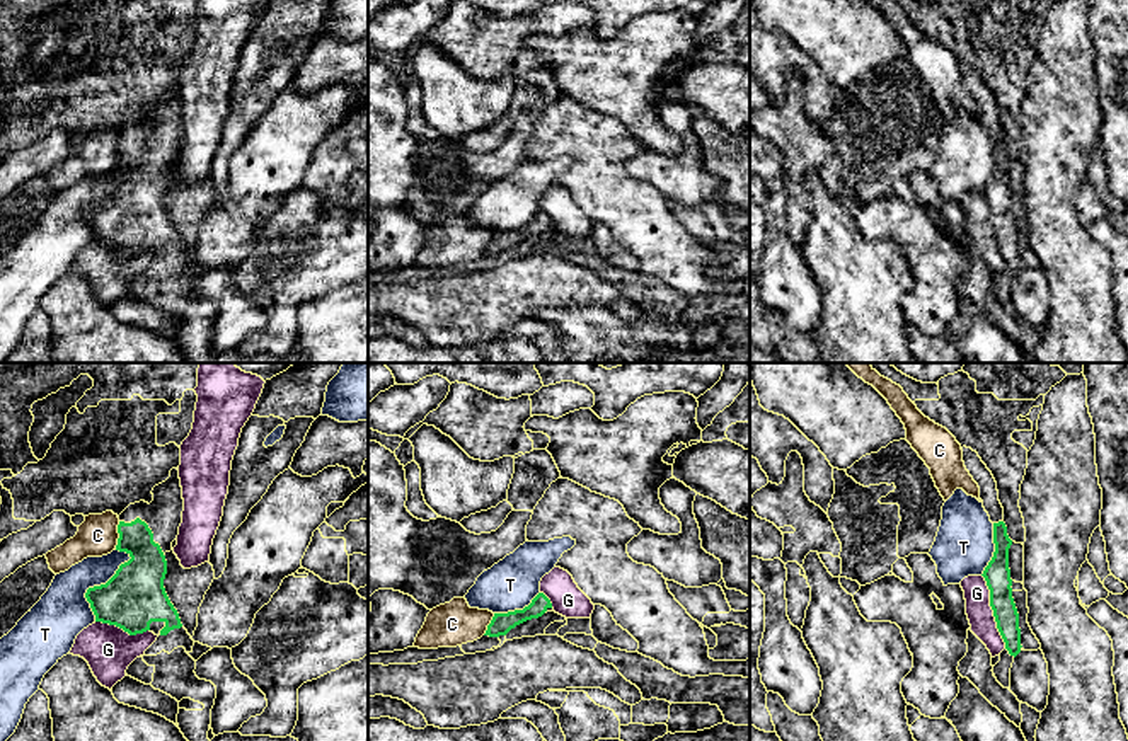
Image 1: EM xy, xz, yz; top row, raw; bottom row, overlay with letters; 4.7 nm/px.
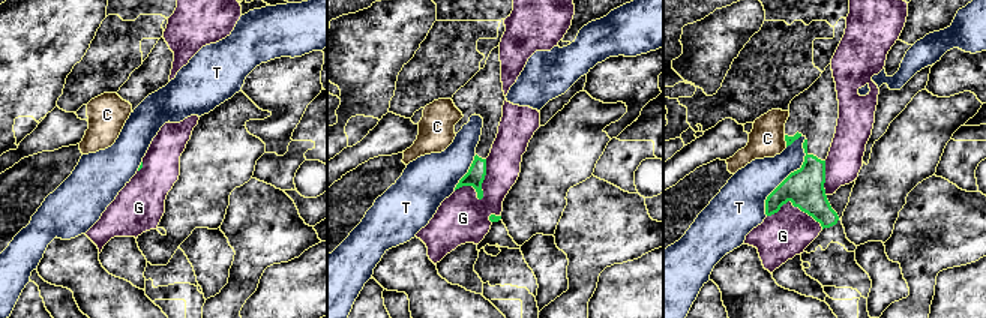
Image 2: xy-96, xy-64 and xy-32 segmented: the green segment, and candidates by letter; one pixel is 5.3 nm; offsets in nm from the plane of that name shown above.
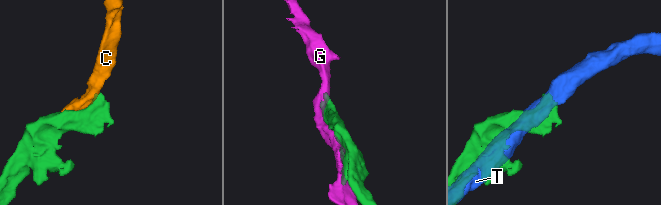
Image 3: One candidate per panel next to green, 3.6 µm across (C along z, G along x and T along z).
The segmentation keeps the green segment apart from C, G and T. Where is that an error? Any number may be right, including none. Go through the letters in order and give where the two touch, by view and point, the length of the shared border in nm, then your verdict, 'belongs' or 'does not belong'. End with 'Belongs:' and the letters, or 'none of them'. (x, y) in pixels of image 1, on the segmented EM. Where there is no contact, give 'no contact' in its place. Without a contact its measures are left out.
C: meets green in xy at (120, 535); contact 140 nm long; does not belong
G: meets green in yz at (994, 612); contact 360 nm long; does not belong
T: meets green in xy at (97, 586); contact 360 nm long; does not belong
Belongs: none of them

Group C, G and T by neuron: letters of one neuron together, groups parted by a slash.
C / G / T

